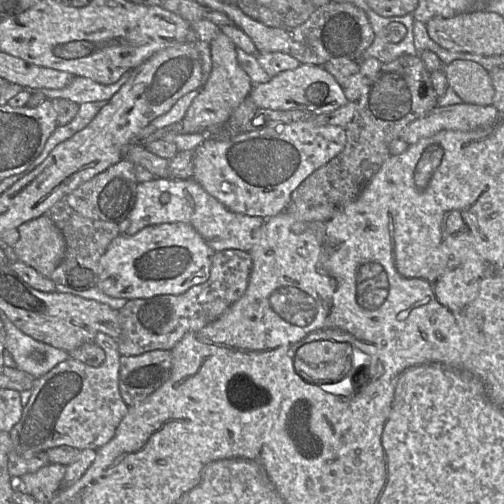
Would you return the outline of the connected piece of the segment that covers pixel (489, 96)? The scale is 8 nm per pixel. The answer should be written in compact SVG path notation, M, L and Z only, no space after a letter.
M454 60L445 65L443 71L449 87L464 103L492 105L494 87L489 72L482 66L472 61Z

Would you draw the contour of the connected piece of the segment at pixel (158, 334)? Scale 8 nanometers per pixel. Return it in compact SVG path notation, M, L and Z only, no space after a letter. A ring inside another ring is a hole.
M226 249L212 257L206 282L192 286L179 295L162 294L151 298L128 300L118 310L121 332L117 338L121 356L140 355L152 350L171 350L185 334L217 320L246 291L252 259L248 251Z

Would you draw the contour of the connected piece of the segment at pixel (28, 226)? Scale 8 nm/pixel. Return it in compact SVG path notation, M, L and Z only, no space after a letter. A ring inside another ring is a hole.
M46 214L17 228L19 240L13 246L17 260L50 277L65 255L62 232Z

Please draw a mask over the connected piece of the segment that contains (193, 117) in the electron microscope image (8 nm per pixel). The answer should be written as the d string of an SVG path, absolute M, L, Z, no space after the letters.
M219 30L209 46L212 59L211 73L181 120L186 134L200 133L208 128L224 126L232 112L248 97L252 88L250 78L236 59L235 45L224 33Z

